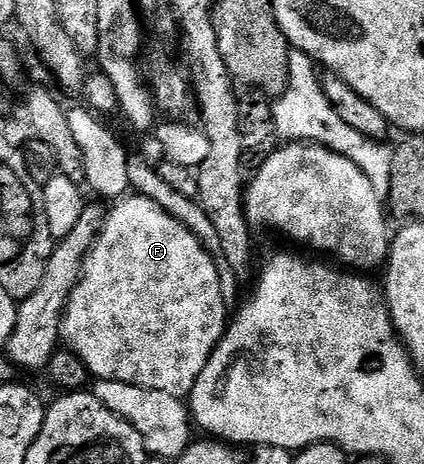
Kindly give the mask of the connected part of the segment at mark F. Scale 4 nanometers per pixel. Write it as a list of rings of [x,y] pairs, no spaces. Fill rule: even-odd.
[[[129,196],[118,201],[114,210],[110,209],[105,216],[105,224],[101,227],[101,235],[91,252],[85,257],[85,264],[81,267],[81,278],[76,288],[71,292],[69,303],[65,305],[65,316],[61,319],[61,337],[64,345],[73,351],[79,360],[88,368],[90,375],[97,380],[119,380],[123,384],[135,384],[155,392],[167,392],[167,396],[184,399],[195,388],[195,380],[207,368],[207,360],[220,344],[225,334],[227,313],[220,295],[220,280],[217,275],[217,265],[213,257],[199,244],[199,240],[179,220],[175,220],[159,204],[140,196]]]

